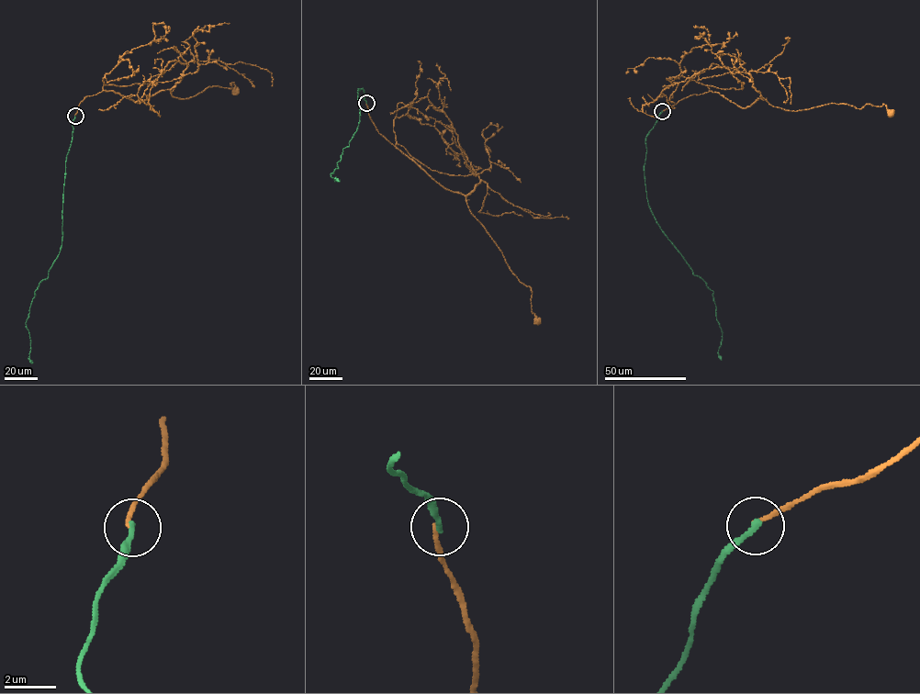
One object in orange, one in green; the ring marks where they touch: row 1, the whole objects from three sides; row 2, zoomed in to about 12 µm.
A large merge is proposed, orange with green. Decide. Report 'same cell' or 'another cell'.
another cell

